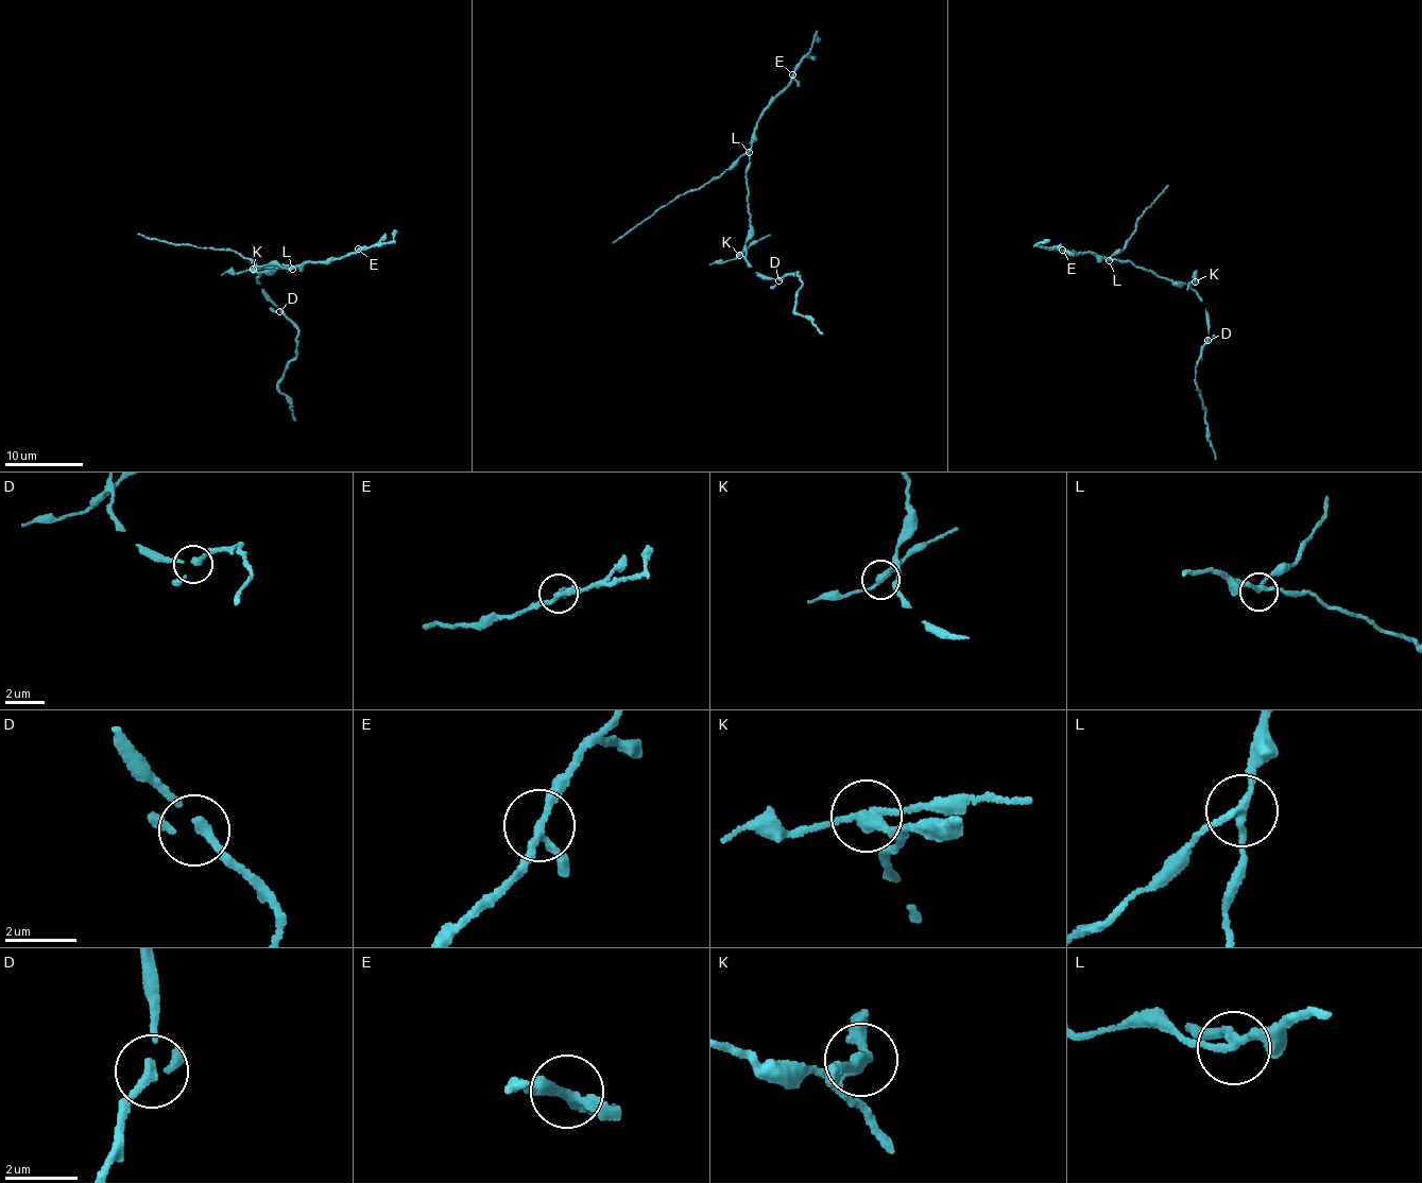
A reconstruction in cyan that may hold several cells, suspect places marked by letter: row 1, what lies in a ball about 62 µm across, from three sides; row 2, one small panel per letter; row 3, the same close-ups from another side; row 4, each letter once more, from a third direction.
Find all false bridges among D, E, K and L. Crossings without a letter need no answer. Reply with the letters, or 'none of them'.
K, L

